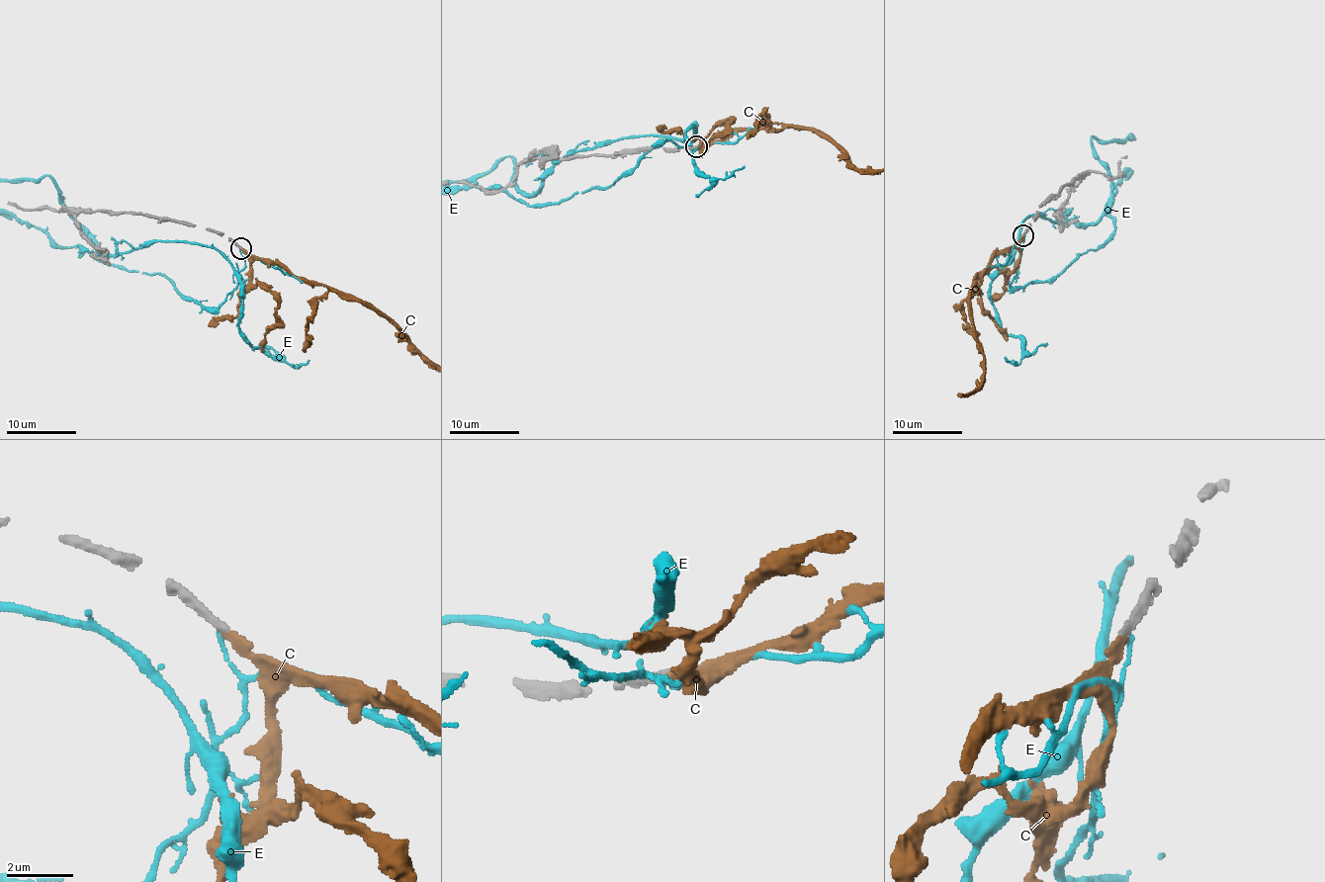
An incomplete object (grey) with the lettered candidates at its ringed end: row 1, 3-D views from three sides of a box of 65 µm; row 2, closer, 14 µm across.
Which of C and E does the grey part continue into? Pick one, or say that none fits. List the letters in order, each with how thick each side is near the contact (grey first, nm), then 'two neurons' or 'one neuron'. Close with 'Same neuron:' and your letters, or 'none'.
C: 240 nm thick on the grey side, 240 nm on the other; one neuron
E: 280 nm thick on the grey side, 110 nm on the other; two neurons
Same neuron: C

